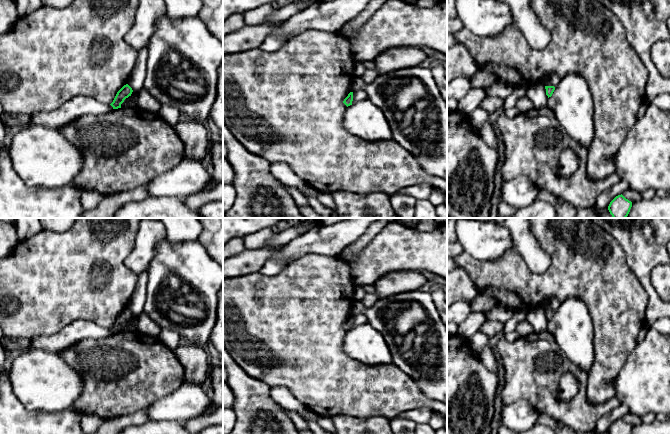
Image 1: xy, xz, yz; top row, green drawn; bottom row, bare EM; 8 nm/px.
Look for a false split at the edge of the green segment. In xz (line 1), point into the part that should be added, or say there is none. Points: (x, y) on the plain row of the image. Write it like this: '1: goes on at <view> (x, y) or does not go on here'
1: does not go on here

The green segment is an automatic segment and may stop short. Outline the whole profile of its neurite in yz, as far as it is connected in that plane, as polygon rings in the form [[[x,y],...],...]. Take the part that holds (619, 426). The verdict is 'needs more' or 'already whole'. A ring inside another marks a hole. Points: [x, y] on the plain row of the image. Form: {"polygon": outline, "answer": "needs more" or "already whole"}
{"polygon": [[[622,418],[616,420],[609,428],[608,434],[630,434],[632,426],[626,423]]], "answer": "already whole"}

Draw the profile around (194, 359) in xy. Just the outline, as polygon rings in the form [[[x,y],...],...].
[[[188,343],[179,345],[173,352],[184,367],[184,382],[191,382],[201,386],[209,376],[211,368],[206,348]]]

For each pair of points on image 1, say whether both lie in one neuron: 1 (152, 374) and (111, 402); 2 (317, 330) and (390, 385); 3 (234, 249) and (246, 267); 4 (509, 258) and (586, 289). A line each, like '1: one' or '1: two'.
1: one
2: one
3: two
4: one

